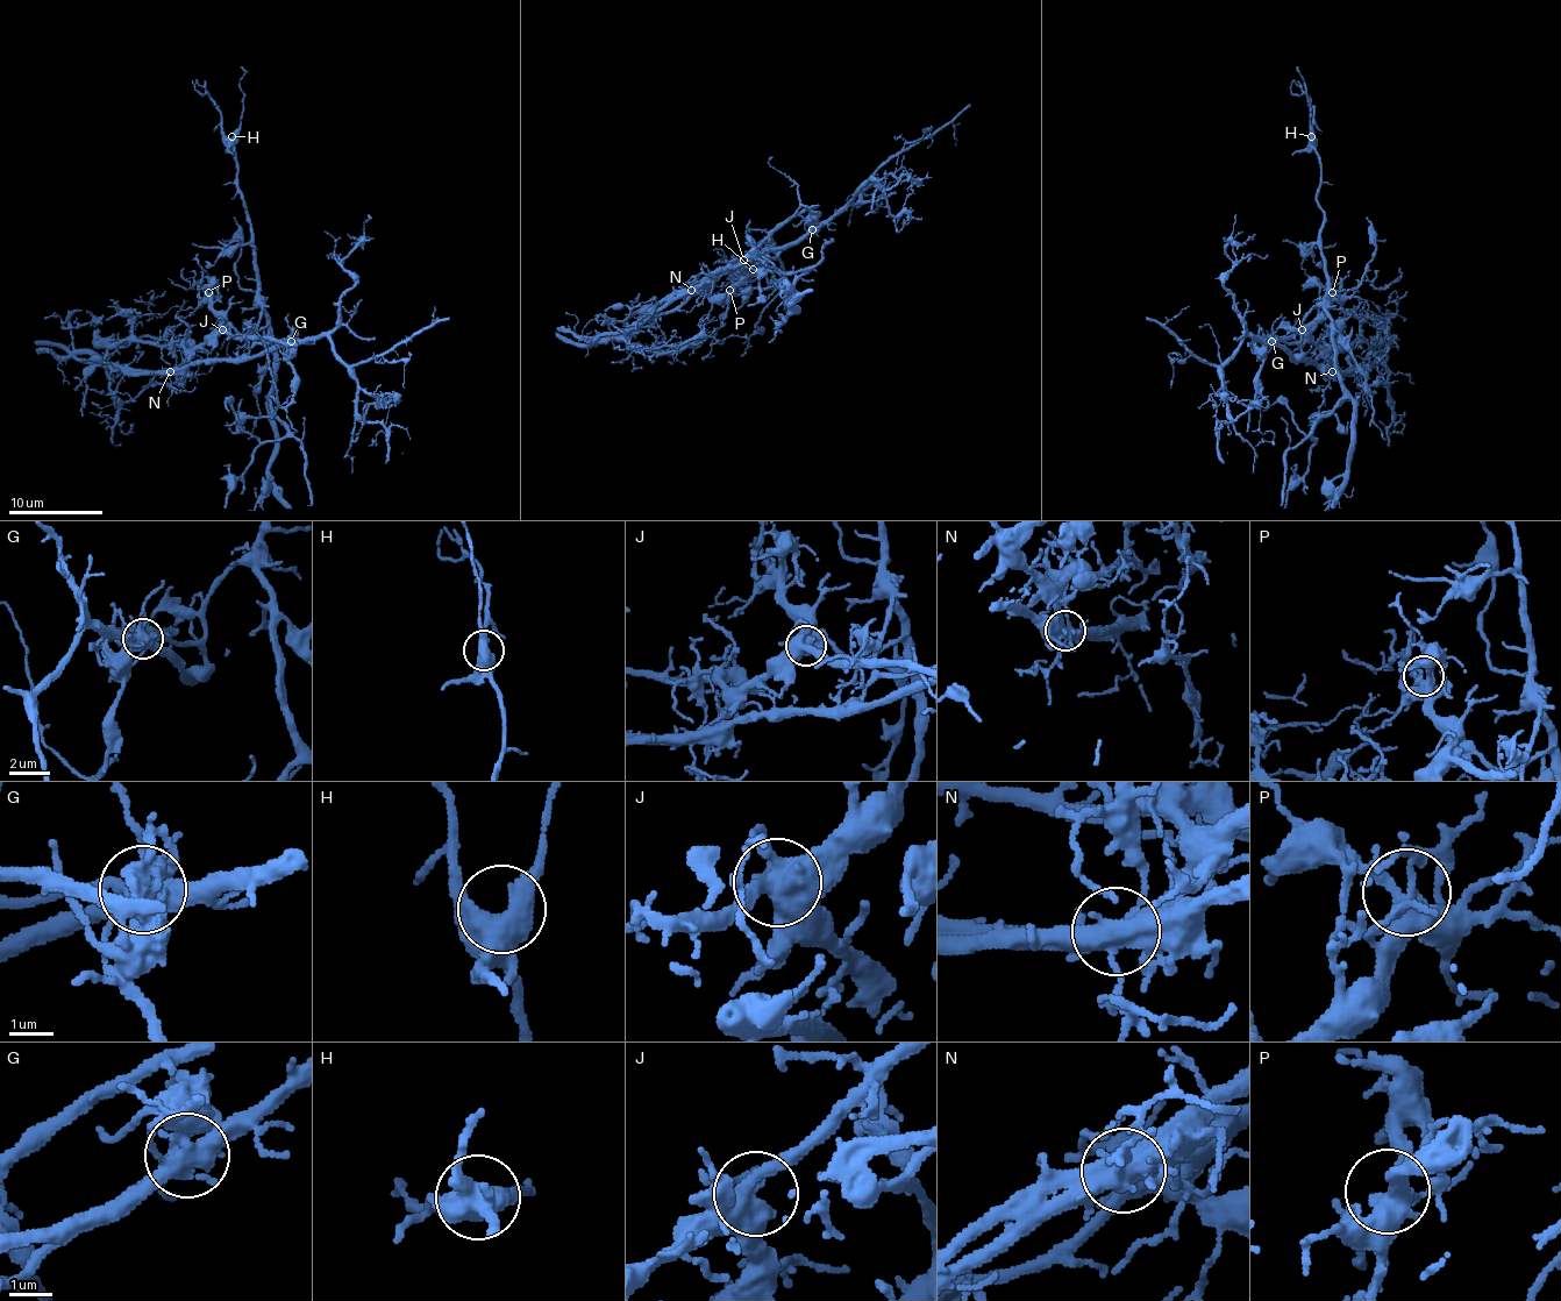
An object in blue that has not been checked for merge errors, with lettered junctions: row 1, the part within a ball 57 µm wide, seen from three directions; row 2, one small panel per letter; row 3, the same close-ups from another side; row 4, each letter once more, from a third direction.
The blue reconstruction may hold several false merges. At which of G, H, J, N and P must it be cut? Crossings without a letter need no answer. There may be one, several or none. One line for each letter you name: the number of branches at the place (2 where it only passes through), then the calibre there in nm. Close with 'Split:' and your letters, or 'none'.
G: 7 branches meet; 500 nm thick
N: 5 branches meet; 480 nm thick
Split: G, N

